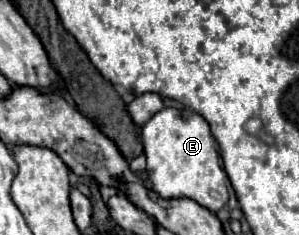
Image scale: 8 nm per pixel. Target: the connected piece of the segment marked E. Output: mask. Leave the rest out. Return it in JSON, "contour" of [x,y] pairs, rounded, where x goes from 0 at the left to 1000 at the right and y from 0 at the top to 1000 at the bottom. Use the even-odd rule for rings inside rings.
{"contour":[[[552,455],[478,532],[472,591],[492,660],[498,770],[532,838],[632,838],[712,906],[759,872],[759,745],[732,711],[732,651],[699,523],[666,481]]]}

